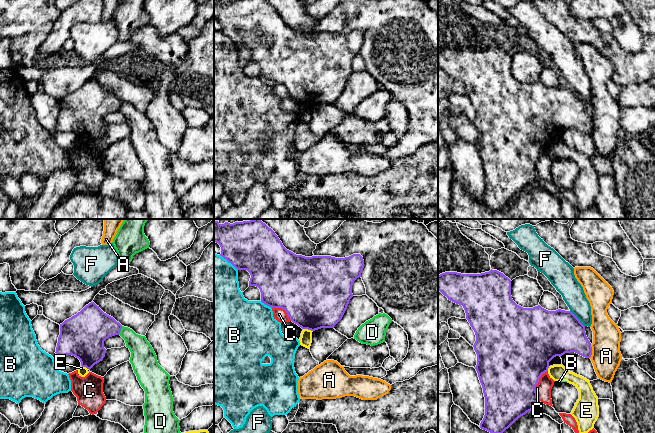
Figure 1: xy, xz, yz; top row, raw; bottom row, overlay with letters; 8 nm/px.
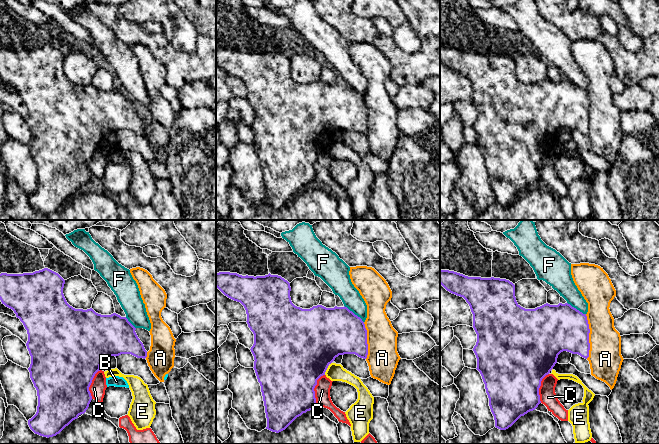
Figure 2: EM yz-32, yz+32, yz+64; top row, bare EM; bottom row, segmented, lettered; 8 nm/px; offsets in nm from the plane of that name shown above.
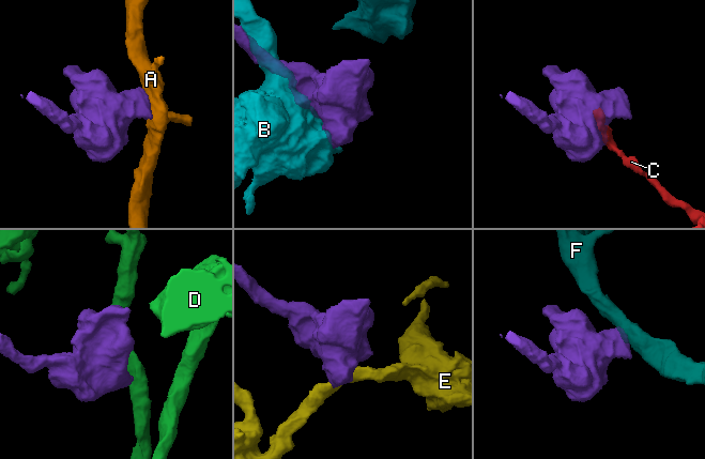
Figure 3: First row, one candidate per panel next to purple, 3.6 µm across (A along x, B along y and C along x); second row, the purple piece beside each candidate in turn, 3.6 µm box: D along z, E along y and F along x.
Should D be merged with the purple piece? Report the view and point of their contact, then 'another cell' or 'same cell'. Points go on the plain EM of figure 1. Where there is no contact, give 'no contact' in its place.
xy (120, 106) | another cell

